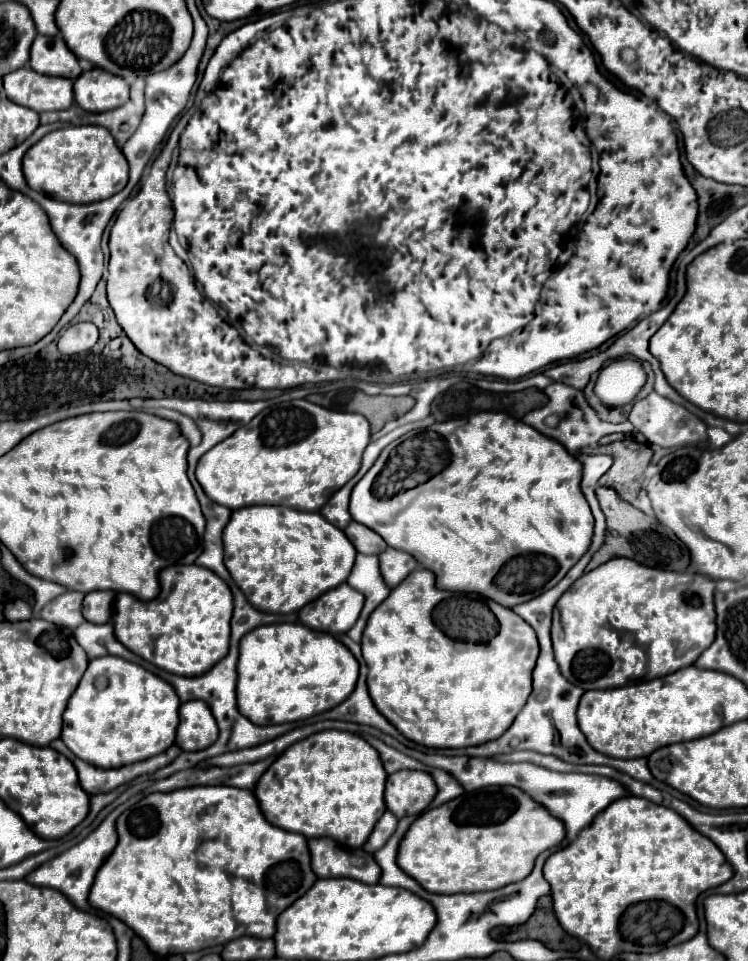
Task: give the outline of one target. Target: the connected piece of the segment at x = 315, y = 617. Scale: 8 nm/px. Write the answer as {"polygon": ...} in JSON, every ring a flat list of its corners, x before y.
{"polygon":[[341,584,301,608,299,620,313,630,339,636,355,624,361,608,363,596,357,590,349,588,349,584]]}

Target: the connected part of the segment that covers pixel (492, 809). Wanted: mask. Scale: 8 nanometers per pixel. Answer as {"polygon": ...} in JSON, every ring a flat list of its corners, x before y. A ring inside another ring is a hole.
{"polygon":[[491,786,461,794,439,808,423,812,399,844,397,864,427,892,457,894,497,890,523,880,535,858,565,838,565,826,525,792,513,786]]}

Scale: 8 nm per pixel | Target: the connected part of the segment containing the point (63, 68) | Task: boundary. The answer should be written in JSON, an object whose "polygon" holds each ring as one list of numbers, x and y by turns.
{"polygon":[[39,34,31,46,29,66,35,72,51,74,51,76,65,76,69,80,75,80,81,74,79,60,67,48,61,34,55,34,55,36]]}

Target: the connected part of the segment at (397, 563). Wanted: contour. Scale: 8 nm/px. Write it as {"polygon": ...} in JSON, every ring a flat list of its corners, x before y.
{"polygon":[[387,548,385,552,381,552,379,554,379,564,381,564,383,580,389,588,395,588,415,568,419,568,419,562,413,556,409,556,407,552,395,550,395,548]]}

